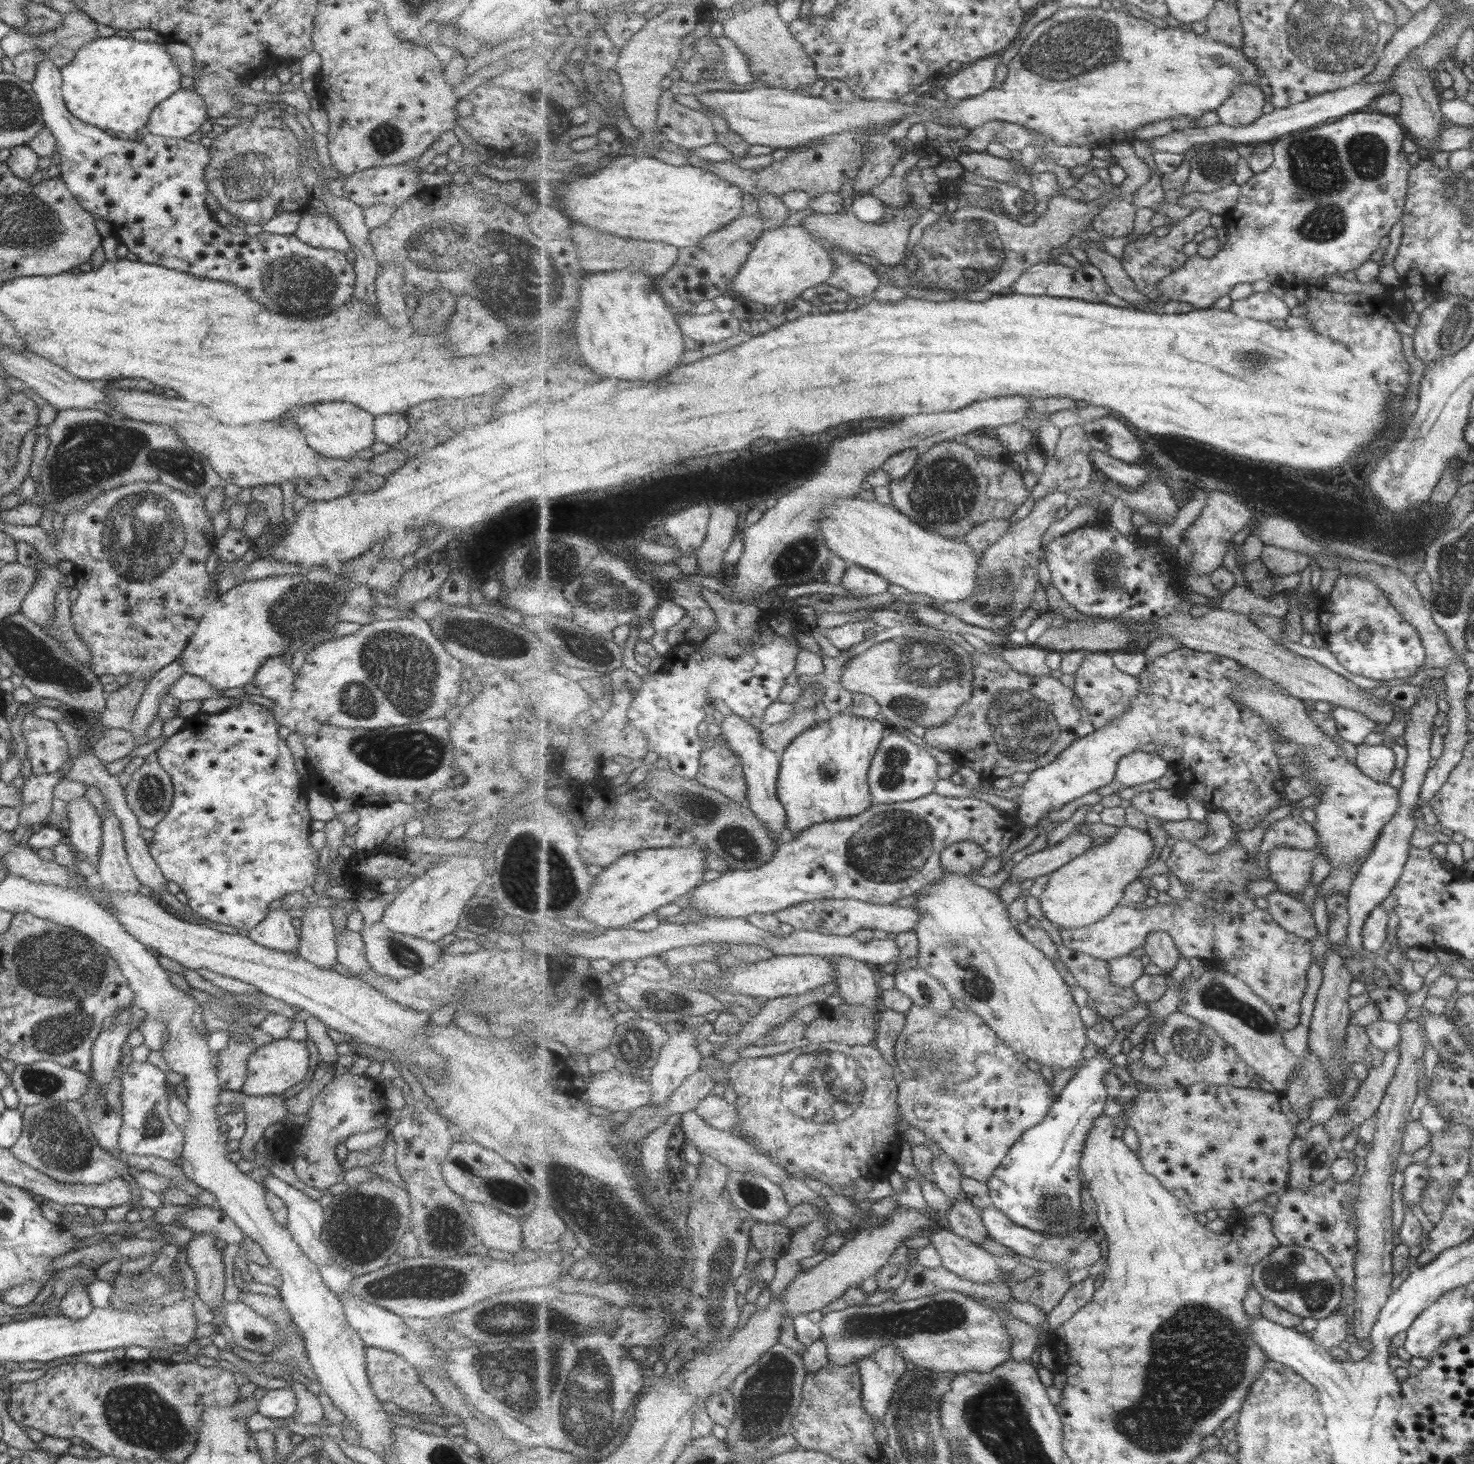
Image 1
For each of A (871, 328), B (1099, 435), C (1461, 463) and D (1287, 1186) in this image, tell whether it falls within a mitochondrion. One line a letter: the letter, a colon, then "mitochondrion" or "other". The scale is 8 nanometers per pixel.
A: other
B: other
C: other
D: other

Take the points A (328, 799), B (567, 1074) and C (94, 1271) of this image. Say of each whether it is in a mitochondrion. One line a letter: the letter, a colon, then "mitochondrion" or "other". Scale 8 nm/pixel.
A: other
B: other
C: other

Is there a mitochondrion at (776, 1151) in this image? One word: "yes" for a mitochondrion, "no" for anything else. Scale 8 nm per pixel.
no

